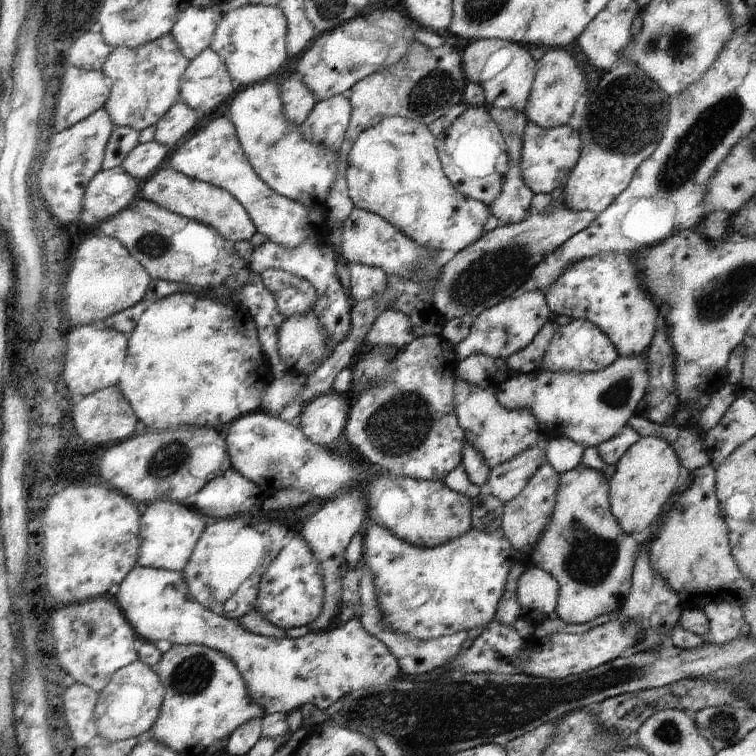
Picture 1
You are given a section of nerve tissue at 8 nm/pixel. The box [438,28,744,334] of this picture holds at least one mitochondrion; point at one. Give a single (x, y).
(616, 145)

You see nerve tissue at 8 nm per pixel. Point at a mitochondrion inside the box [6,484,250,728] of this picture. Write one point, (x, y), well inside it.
(192, 675)

